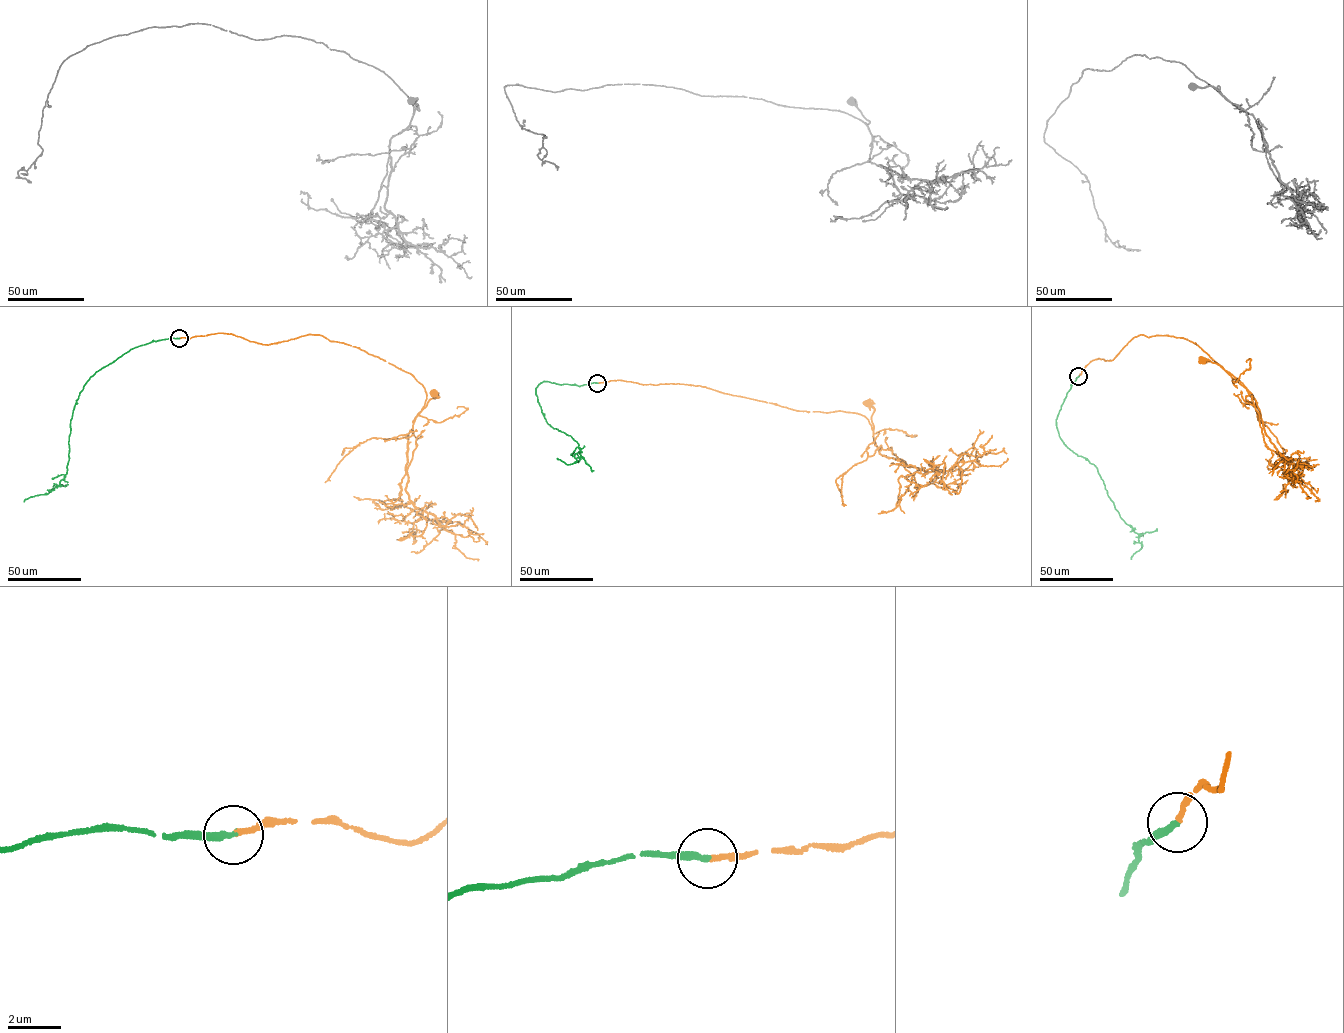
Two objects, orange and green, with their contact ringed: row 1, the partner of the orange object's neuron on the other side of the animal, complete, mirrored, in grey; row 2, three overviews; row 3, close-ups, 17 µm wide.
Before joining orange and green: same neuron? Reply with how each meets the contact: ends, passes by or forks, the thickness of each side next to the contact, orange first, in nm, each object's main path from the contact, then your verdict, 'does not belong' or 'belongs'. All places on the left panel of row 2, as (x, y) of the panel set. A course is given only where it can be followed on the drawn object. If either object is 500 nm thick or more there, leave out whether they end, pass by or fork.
orange ends; green ends; calibres 180 and 240 nm; course orange (179, 338), (230, 333), (268, 345), (319, 334), (359, 348), (423, 386), (426, 398), (413, 423), (433, 393); course green (179, 338), (152, 341), (131, 349), (90, 377), (73, 408), (66, 474), (47, 493), (29, 497), (24, 502); belongs

